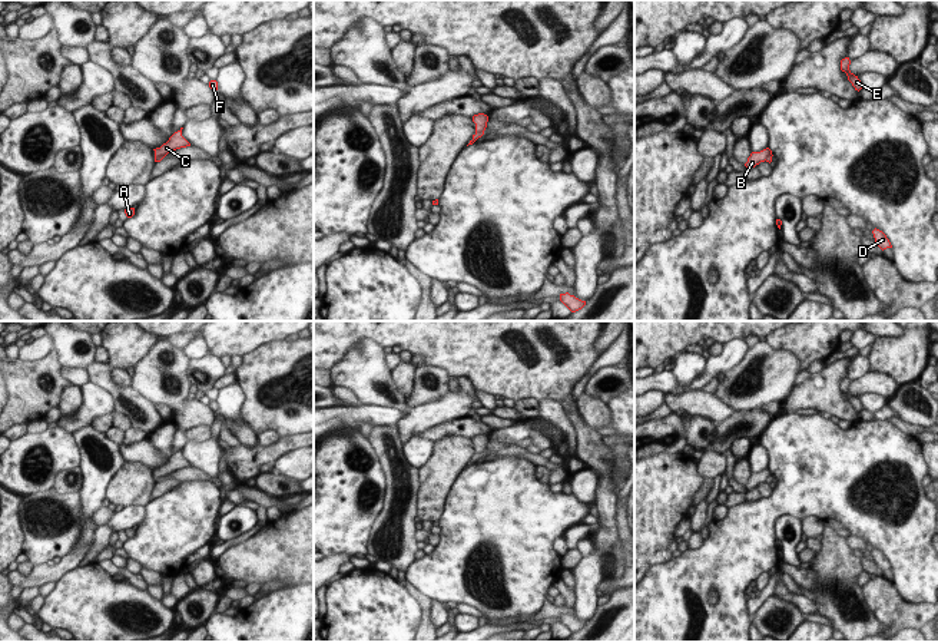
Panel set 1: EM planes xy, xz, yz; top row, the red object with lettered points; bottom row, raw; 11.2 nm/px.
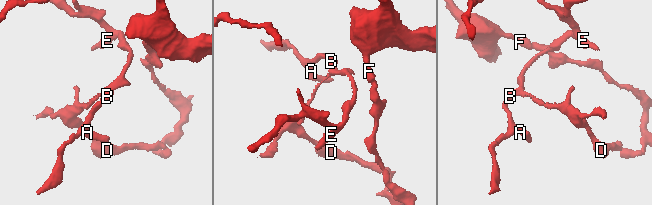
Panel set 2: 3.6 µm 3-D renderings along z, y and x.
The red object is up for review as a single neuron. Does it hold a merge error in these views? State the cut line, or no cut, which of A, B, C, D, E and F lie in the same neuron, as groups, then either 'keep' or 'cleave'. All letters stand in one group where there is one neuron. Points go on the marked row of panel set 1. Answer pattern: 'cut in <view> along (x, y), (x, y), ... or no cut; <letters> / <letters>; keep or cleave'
cut in xz along (483, 132), (476, 133); A B C E / D F; cleave

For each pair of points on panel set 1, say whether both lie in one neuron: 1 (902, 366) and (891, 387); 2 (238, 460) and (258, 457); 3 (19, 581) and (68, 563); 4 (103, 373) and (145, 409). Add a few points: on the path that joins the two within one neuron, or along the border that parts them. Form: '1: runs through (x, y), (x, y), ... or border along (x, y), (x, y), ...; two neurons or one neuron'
1: border along (872, 370), (888, 373), (900, 384); two neurons
2: runs through (242, 460), (254, 460); one neuron
3: runs through (30, 581), (42, 573), (56, 572); one neuron
4: runs through (109, 384), (133, 403); one neuron

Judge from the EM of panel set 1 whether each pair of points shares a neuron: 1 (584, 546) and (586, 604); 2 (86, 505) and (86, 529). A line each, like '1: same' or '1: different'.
1: different
2: same

